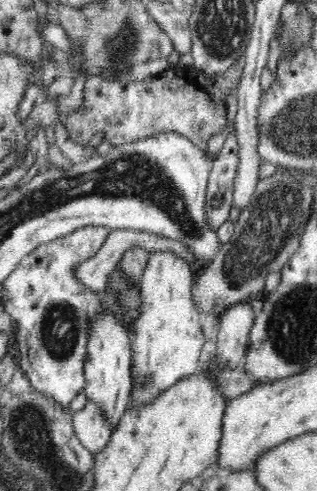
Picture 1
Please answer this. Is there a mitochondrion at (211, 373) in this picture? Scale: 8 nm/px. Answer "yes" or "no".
no

